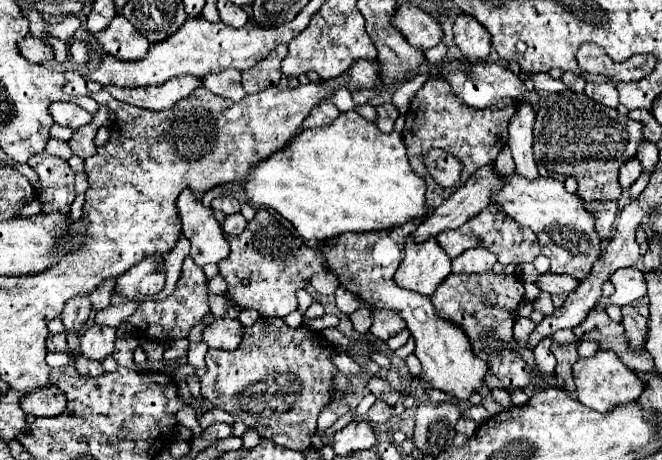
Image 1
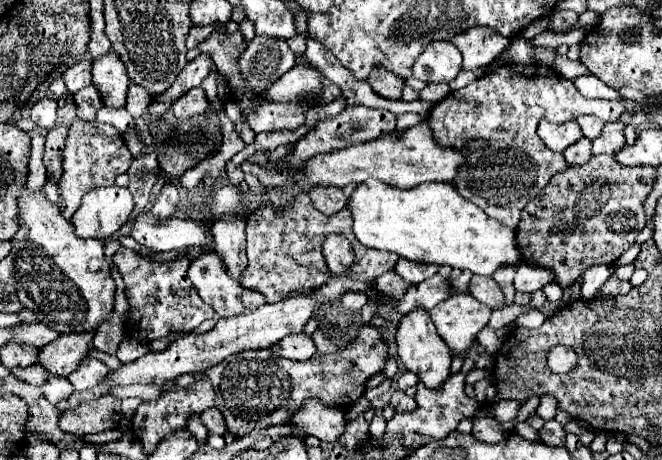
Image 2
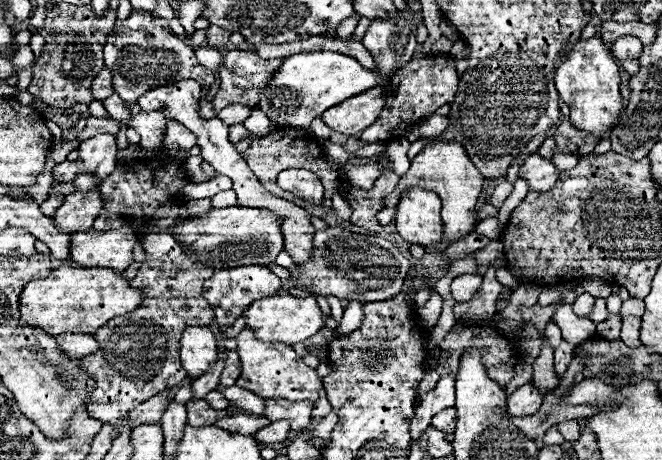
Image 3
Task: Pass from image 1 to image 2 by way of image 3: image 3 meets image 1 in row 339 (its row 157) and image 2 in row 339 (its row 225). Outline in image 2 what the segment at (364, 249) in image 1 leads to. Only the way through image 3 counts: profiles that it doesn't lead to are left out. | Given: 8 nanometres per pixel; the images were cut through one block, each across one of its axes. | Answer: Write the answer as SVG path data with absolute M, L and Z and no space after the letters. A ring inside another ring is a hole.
M454 294L429 313L448 348L460 354L474 344L476 334L488 324L492 310L470 294Z

